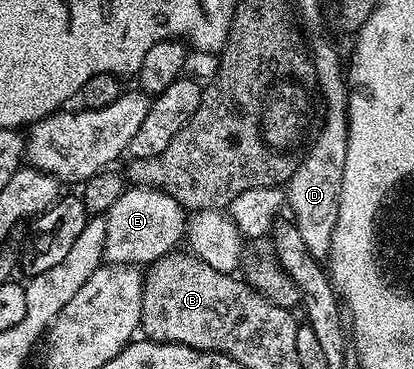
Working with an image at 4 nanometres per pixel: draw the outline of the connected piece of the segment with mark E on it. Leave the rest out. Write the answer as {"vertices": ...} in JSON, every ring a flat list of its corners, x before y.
{"vertices":[[128,189,119,201,110,205,106,216,106,241,105,248,109,252,121,251,128,255,127,262,132,265,151,265,160,258,162,248,160,248,160,238,164,235,165,248,172,249,176,242,181,242,186,231,186,211,181,207,179,201,173,195,166,195,163,191,155,189]]}

